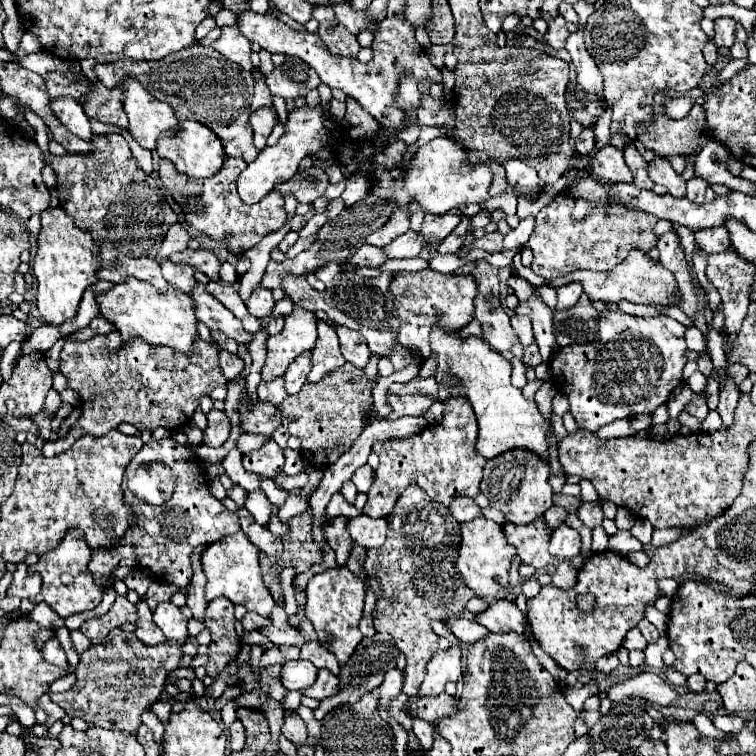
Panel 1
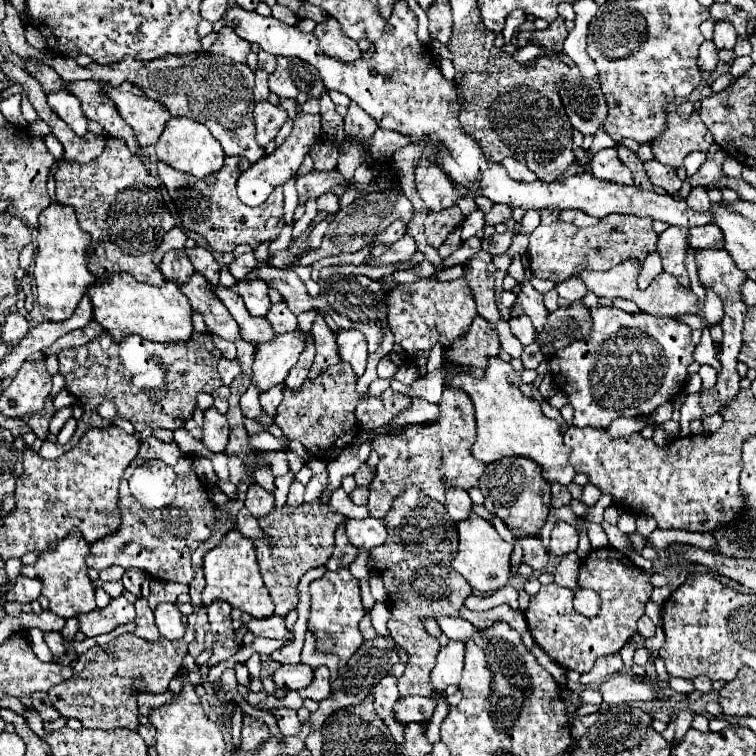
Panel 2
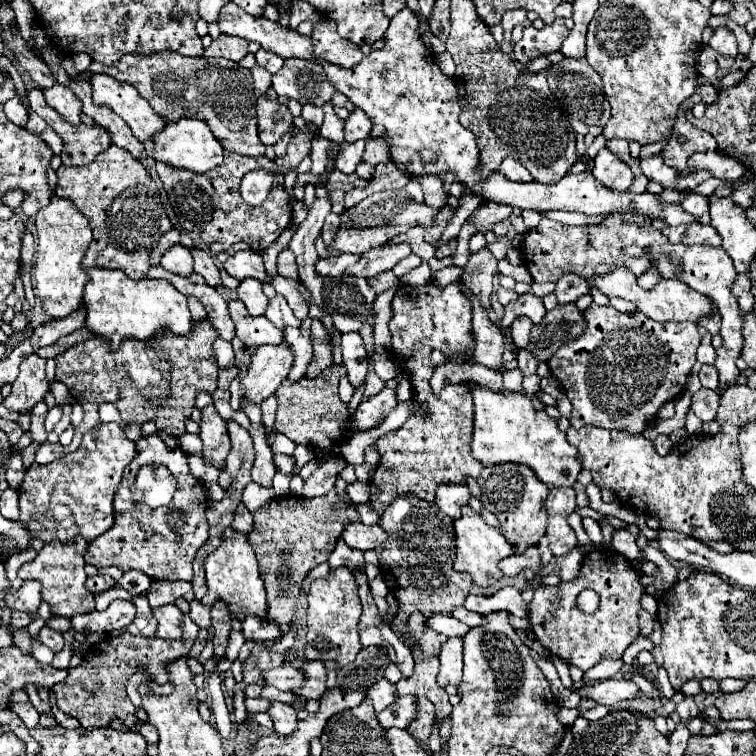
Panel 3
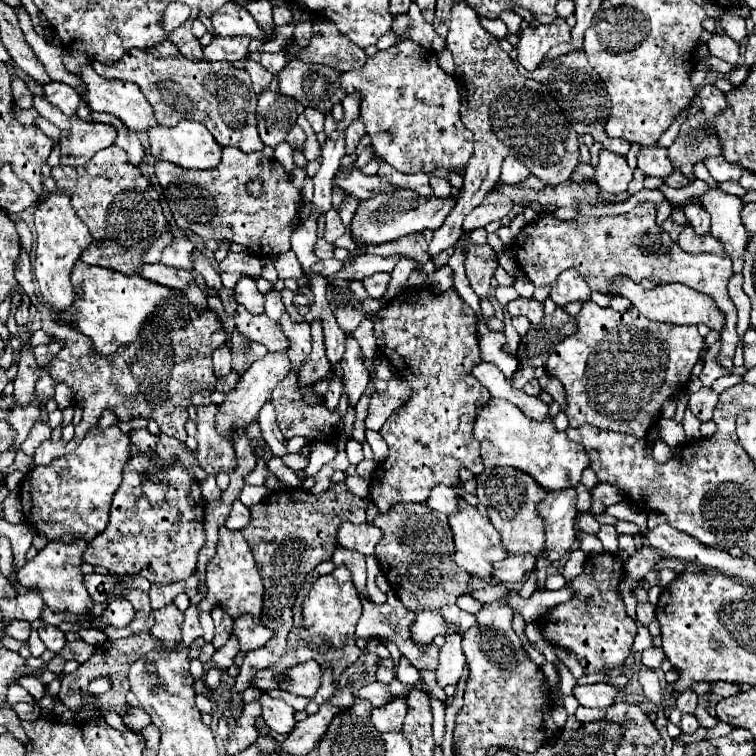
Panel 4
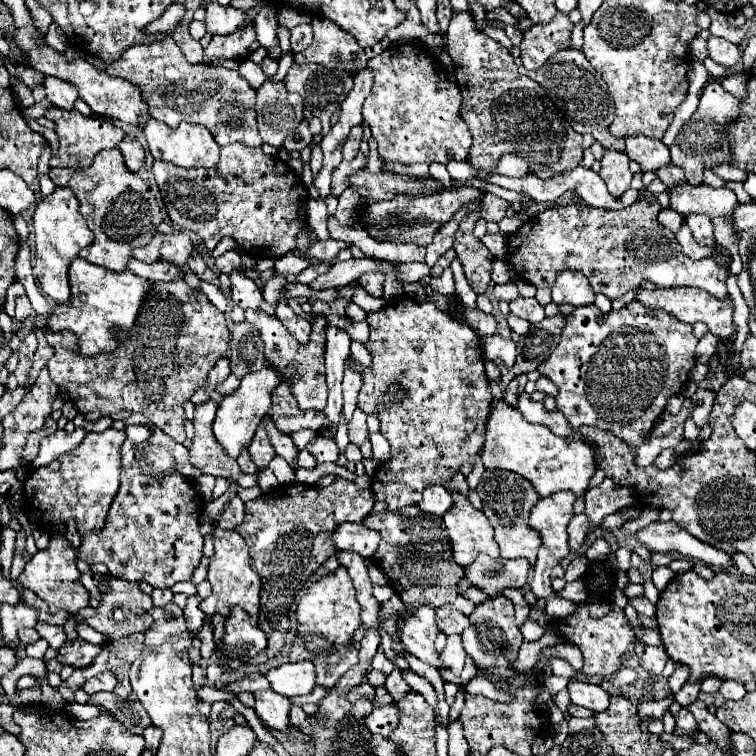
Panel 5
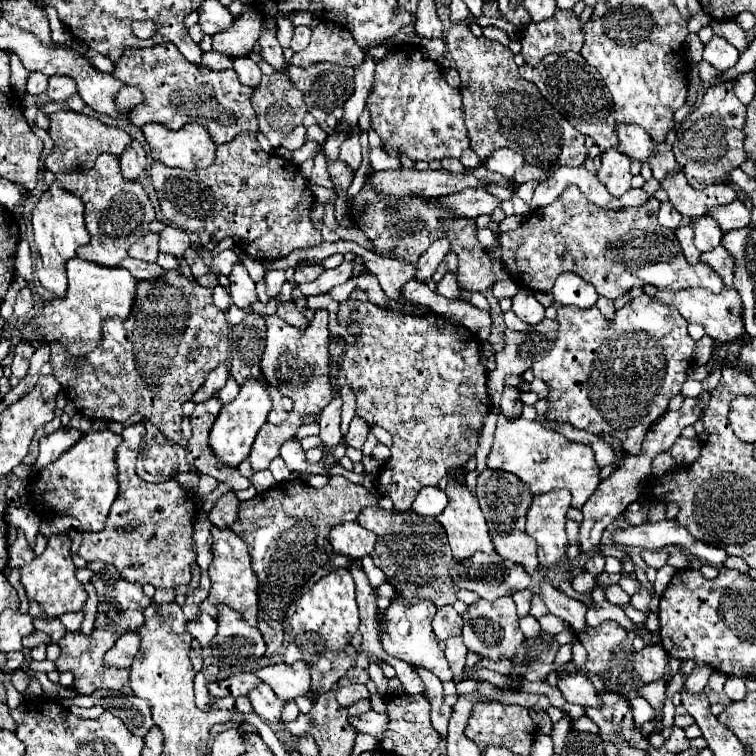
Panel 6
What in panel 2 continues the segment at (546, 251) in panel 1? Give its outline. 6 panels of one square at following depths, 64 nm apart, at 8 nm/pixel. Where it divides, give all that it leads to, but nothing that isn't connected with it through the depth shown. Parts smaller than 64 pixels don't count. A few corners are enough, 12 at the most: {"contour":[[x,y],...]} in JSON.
{"contour":[[540,210],[532,274],[568,280],[656,250],[652,218],[614,212],[596,226]]}

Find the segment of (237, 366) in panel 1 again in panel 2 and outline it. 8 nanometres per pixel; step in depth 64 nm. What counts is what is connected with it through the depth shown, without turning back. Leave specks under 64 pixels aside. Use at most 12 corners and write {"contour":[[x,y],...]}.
{"contour":[[220,358],[218,372],[222,382],[230,382],[242,372],[234,358]]}

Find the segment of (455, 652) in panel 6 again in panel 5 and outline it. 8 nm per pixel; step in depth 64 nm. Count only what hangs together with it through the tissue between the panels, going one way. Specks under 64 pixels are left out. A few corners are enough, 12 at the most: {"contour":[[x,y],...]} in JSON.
{"contour":[[458,634],[440,652],[442,666],[460,676],[466,660]]}

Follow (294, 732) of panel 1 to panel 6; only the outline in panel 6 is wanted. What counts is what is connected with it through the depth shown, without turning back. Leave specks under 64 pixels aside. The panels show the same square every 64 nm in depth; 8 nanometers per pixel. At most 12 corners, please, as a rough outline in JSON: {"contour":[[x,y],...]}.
{"contour":[[268,684],[248,694],[254,712],[282,726],[284,704]]}

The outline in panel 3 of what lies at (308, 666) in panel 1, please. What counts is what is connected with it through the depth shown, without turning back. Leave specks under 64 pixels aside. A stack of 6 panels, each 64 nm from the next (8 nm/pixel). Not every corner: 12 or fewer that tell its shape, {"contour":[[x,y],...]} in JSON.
{"contour":[[294,666],[262,672],[268,686],[296,690],[304,672]]}

